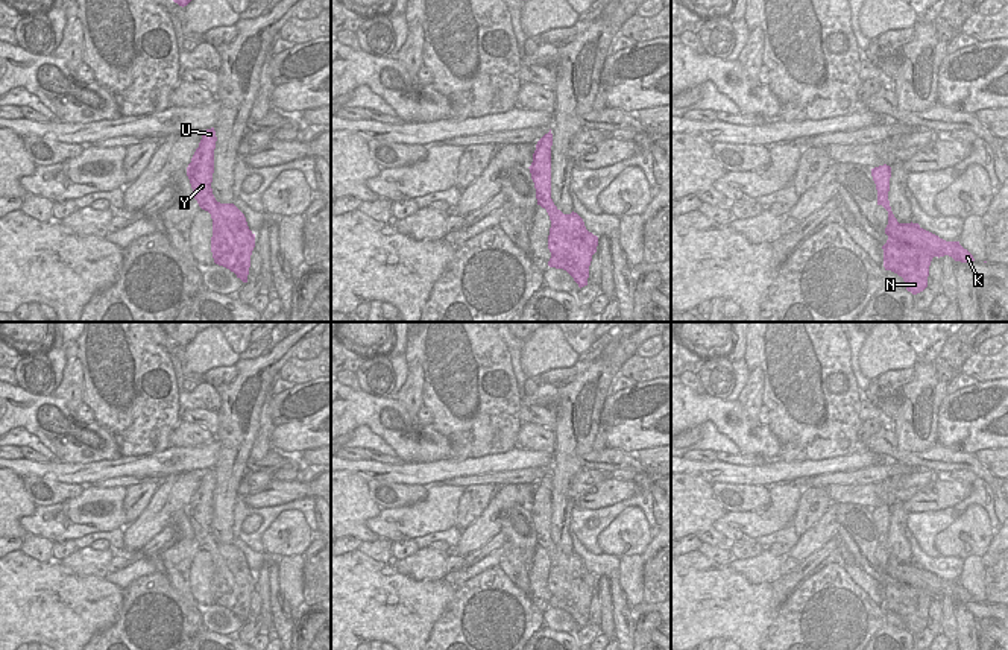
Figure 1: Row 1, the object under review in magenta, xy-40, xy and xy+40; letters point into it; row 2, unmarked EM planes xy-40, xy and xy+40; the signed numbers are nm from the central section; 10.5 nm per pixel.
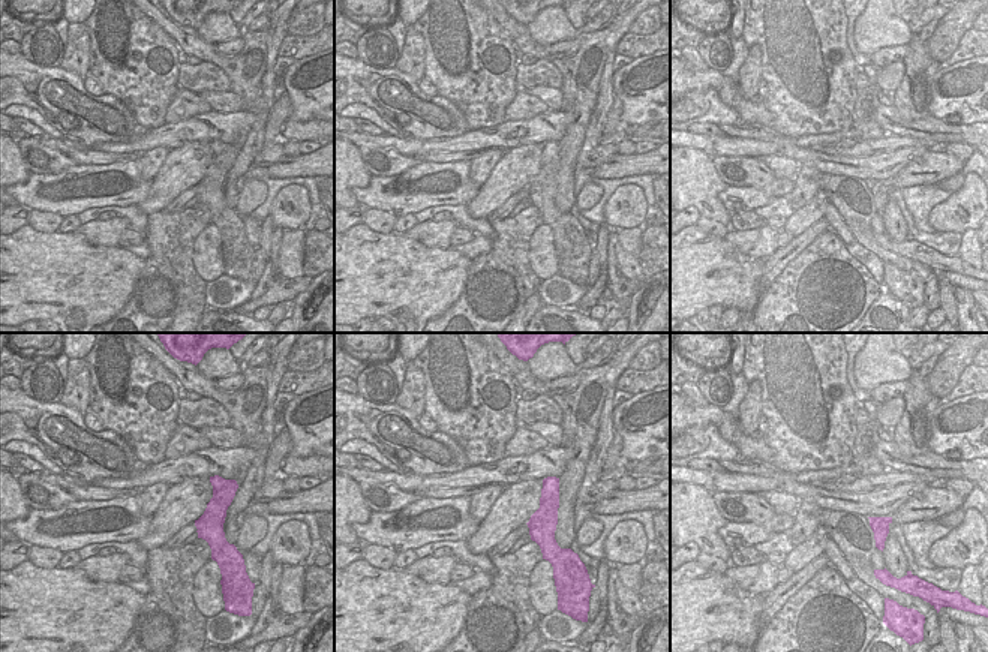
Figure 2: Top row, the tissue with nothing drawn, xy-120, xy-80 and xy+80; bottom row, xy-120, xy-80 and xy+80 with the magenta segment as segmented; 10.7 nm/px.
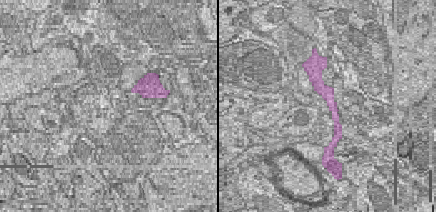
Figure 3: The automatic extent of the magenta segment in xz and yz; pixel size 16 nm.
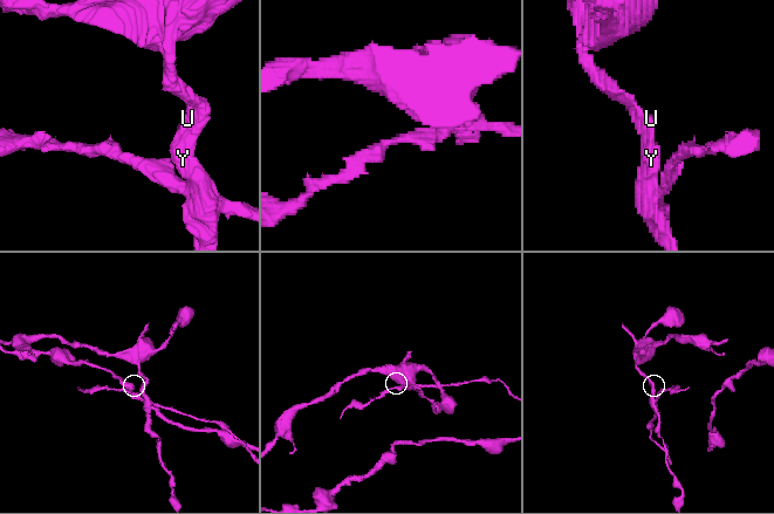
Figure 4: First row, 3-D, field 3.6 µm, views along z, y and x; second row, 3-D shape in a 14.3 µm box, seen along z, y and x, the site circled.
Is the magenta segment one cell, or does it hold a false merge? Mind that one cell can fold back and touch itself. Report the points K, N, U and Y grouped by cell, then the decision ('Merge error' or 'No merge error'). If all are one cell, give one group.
Groups: K / N U Y. Merge error

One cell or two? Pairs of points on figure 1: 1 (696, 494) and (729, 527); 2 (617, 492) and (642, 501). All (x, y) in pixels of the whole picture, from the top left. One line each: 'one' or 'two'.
1: two
2: two

